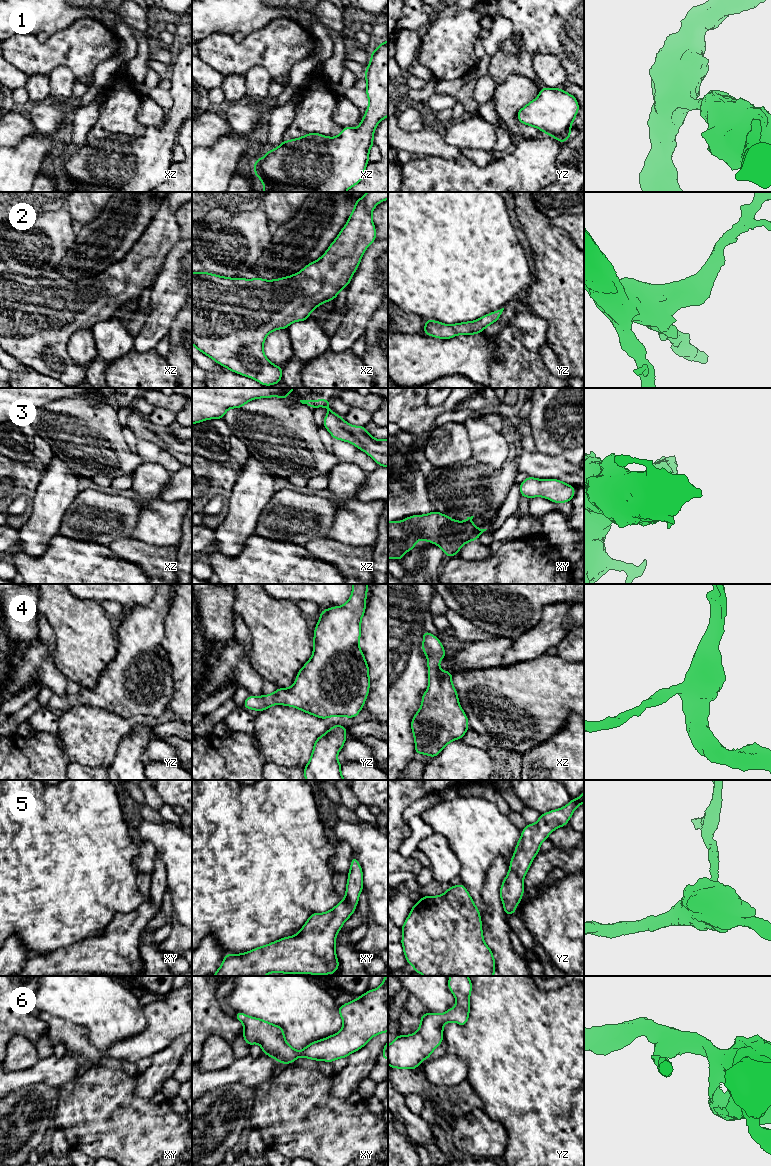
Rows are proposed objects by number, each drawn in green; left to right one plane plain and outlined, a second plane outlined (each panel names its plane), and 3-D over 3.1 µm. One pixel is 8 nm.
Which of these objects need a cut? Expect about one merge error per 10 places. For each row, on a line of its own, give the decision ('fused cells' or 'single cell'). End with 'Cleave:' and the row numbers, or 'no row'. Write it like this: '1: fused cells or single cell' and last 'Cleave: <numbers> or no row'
1: single cell
2: single cell
3: single cell
4: single cell
5: single cell
6: single cell
Cleave: no row

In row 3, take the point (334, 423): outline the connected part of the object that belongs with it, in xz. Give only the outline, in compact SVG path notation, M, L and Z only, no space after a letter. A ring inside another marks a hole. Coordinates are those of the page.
M319 399L319 400L300 400L302 404L306 404L310 407L326 407L328 409L328 413L326 414L323 426L330 432L333 439L342 440L345 442L352 443L358 449L367 453L379 466L388 467L388 439L375 439L371 436L371 434L365 429L364 426L353 426L347 423L341 416L337 415L330 409L330 400L328 399Z

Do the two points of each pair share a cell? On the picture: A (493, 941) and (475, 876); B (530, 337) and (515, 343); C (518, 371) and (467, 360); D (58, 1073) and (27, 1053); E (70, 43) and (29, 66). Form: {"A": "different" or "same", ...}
{"A": "different", "B": "different", "C": "different", "D": "different", "E": "same"}

